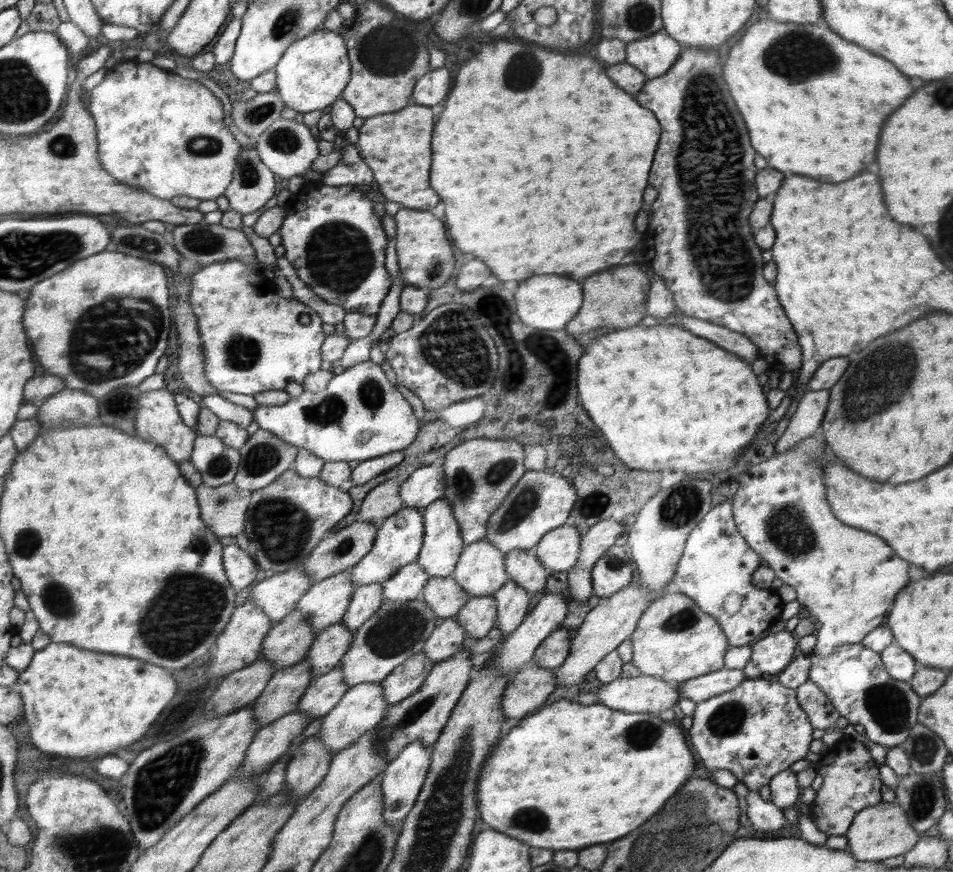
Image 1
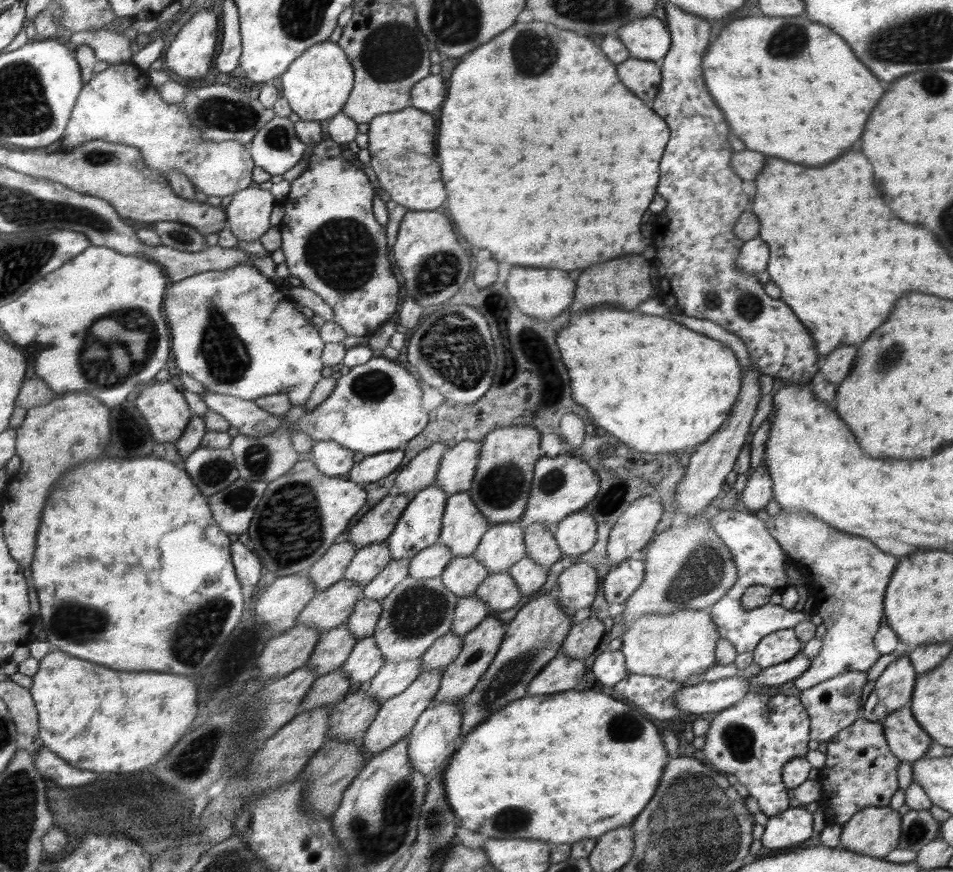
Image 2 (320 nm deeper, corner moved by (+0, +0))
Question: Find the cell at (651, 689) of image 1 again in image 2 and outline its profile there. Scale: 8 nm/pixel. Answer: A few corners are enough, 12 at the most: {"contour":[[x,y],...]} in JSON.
{"contour":[[740,673],[685,685],[674,700],[682,714],[734,706],[750,691]]}

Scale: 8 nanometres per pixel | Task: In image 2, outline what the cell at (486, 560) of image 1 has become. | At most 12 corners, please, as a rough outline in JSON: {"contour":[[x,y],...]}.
{"contour":[[514,521],[489,525],[473,557],[490,573],[528,556]]}

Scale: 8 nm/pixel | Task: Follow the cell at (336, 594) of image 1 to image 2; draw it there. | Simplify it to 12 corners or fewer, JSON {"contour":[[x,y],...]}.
{"contour":[[386,541],[358,548],[343,579],[364,588],[390,561]]}

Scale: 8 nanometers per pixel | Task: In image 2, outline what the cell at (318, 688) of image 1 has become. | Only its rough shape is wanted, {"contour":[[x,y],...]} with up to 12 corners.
{"contour":[[373,636],[357,641],[342,668],[366,685],[385,663]]}

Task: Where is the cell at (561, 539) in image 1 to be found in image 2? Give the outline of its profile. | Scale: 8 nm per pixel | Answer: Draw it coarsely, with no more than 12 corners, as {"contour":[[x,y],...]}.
{"contour":[[578,511],[553,526],[562,558],[588,552],[597,524]]}

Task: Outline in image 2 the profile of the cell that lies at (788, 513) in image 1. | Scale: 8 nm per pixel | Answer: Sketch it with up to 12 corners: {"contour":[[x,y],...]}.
{"contour":[[813,514],[766,528],[818,599],[823,645],[796,690],[881,656],[898,558]]}

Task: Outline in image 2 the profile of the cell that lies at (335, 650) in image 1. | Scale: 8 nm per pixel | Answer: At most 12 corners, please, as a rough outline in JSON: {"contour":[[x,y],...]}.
{"contour":[[364,597],[346,620],[358,641],[373,636],[380,601]]}

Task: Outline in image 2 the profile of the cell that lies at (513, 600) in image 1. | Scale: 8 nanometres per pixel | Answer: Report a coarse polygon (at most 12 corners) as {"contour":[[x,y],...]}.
{"contour":[[532,557],[508,569],[522,596],[536,594],[548,570]]}

